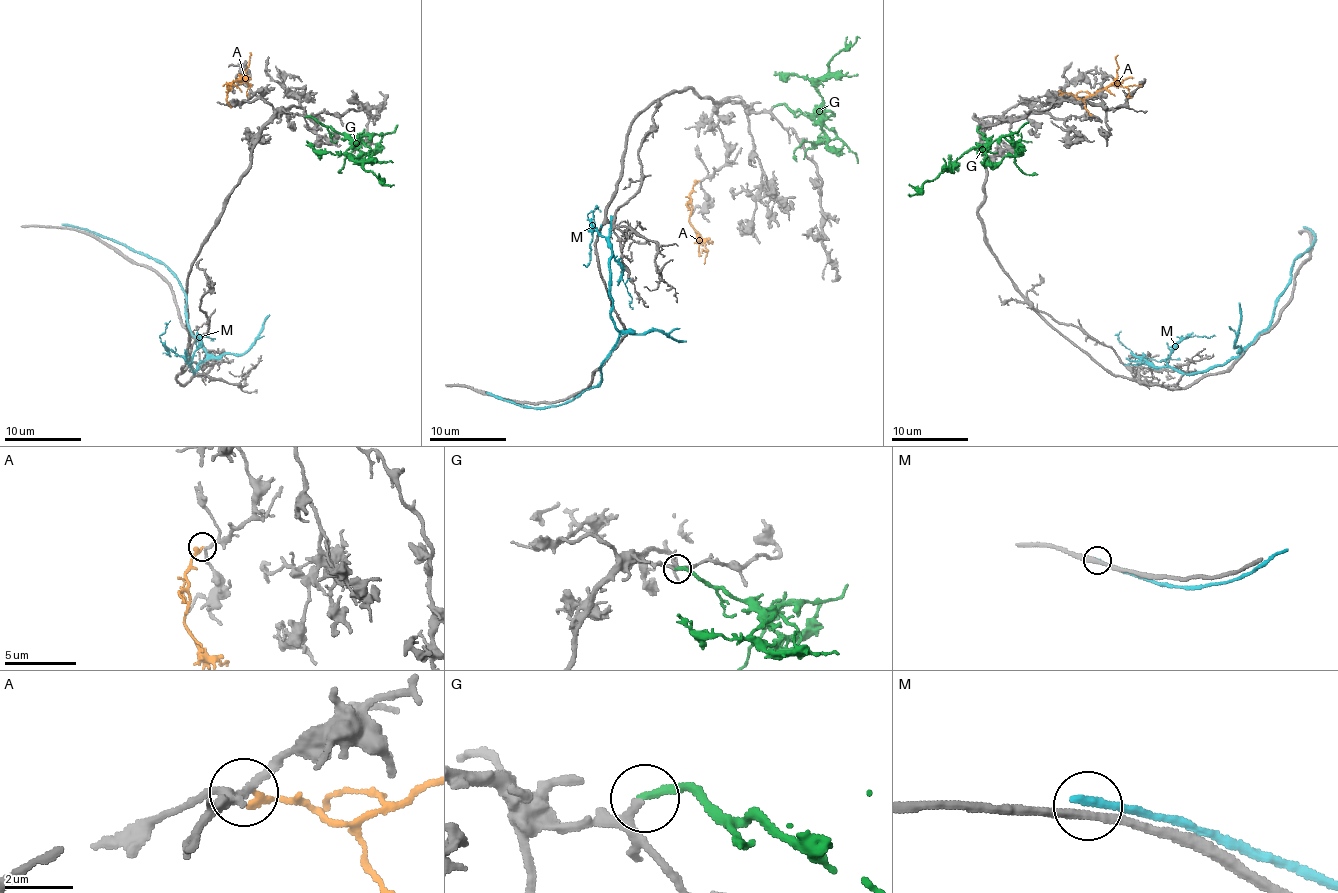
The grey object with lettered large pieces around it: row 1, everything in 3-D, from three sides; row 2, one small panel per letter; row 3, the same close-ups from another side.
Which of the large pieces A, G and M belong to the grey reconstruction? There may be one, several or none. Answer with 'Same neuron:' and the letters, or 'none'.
Same neuron: G

